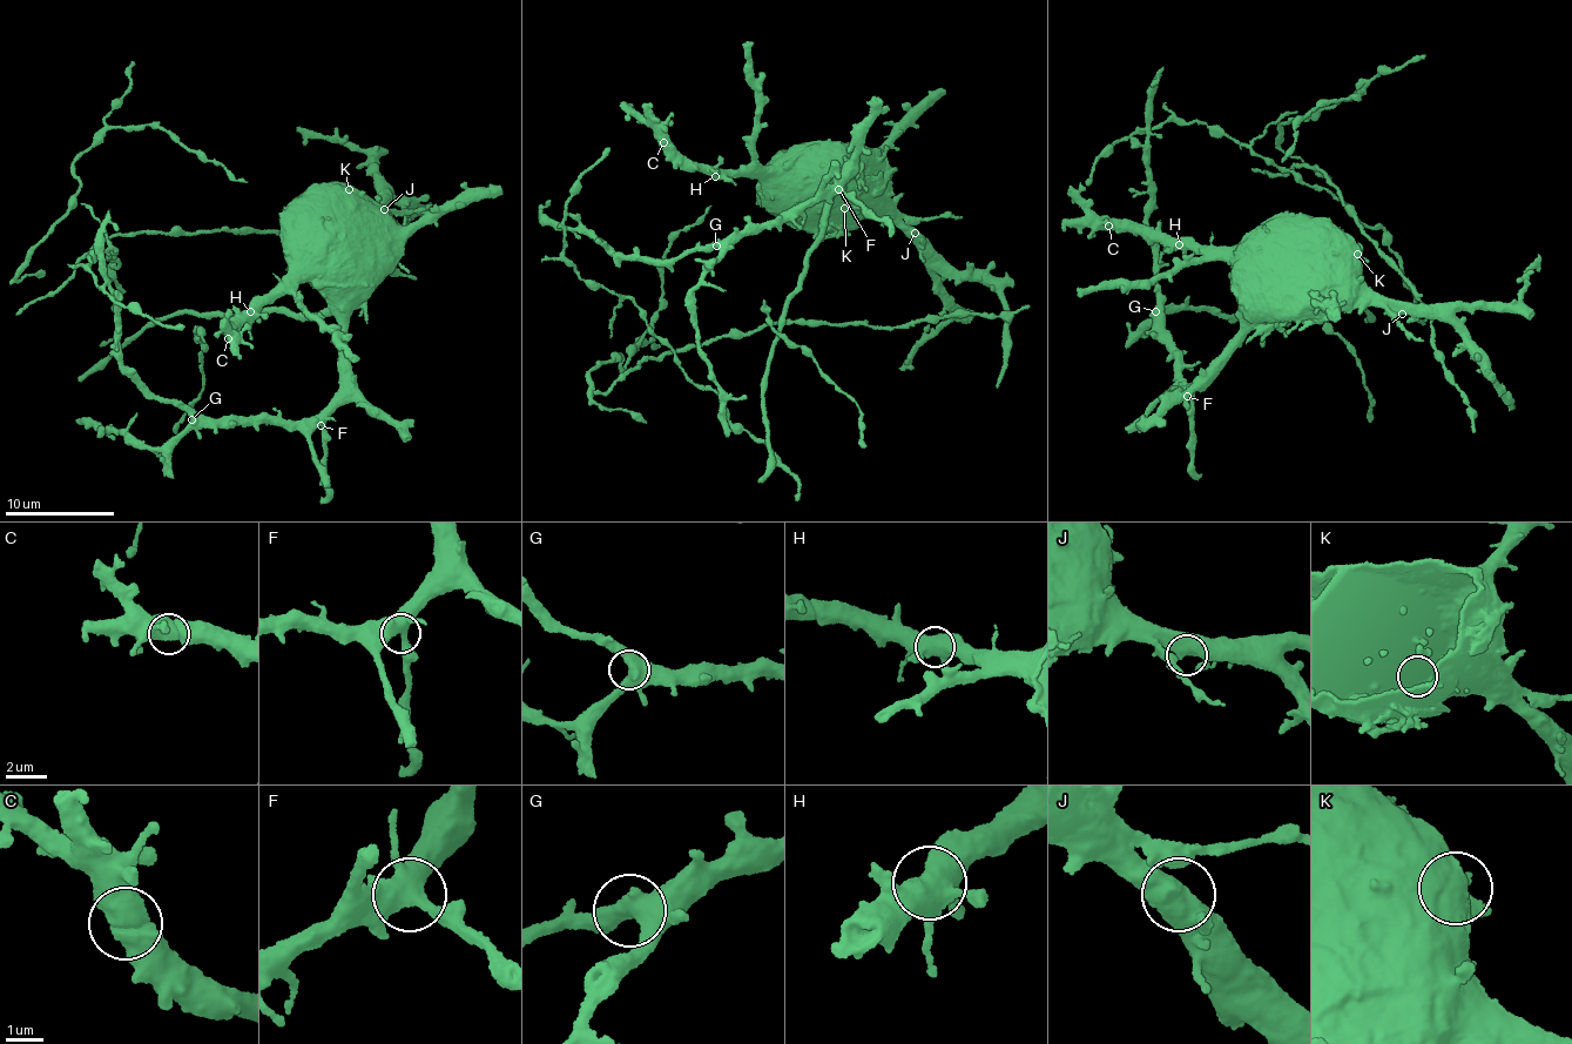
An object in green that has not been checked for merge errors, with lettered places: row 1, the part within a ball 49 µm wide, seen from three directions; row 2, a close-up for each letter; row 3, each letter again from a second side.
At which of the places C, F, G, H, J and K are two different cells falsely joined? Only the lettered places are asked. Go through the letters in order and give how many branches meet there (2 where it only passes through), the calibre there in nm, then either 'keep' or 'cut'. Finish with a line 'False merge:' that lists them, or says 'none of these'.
C: 2 branches meet; 500 nm thick; keep
F: 4 branches meet; 440 nm thick; keep
G: 3 branches meet; 480 nm thick; keep
H: 4 branches meet; 550 nm thick; keep
J: 3 branches meet; 440 nm thick; keep
K: 1 branches meet; 850 nm thick; keep
False merge: none of these

